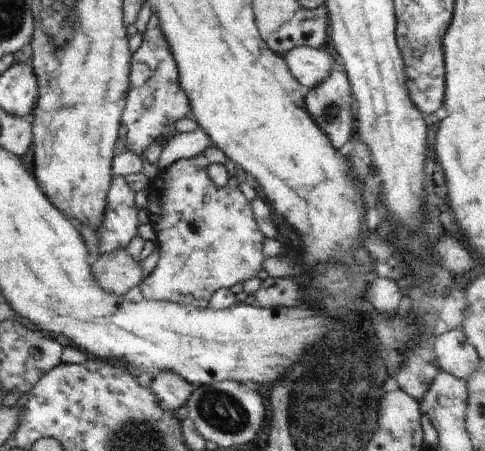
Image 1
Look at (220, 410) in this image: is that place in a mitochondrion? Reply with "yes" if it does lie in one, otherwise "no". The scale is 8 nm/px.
yes

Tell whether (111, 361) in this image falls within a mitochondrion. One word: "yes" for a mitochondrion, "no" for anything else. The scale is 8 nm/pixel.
no

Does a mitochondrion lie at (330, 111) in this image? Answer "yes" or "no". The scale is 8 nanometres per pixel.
yes

